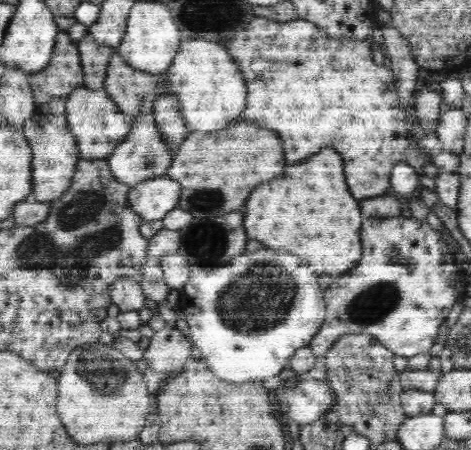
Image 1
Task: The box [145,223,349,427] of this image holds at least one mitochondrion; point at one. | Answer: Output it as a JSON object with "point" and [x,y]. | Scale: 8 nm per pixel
{"point":[259,298]}

